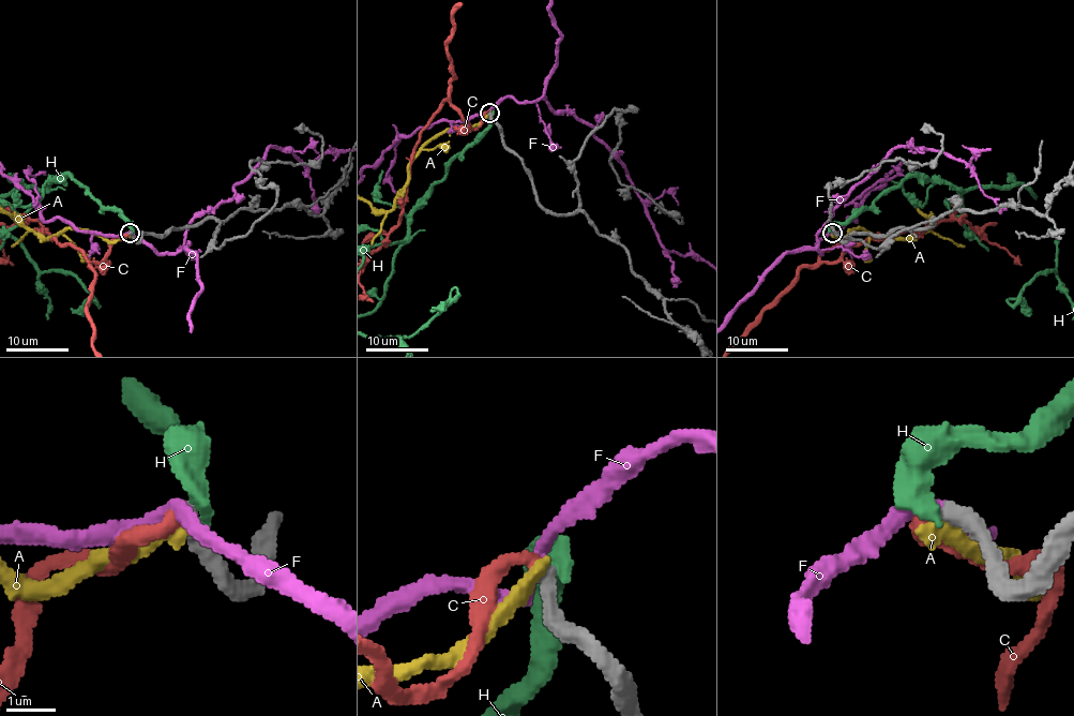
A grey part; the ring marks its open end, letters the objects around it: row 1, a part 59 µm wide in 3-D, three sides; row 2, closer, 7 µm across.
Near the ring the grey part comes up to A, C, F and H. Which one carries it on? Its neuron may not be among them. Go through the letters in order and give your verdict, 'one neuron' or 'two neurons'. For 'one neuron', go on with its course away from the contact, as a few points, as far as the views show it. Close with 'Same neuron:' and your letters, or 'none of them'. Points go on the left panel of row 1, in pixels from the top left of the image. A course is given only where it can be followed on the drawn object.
A: two neurons
C: one neuron
F: two neurons
H: two neurons
Same neuron: C

